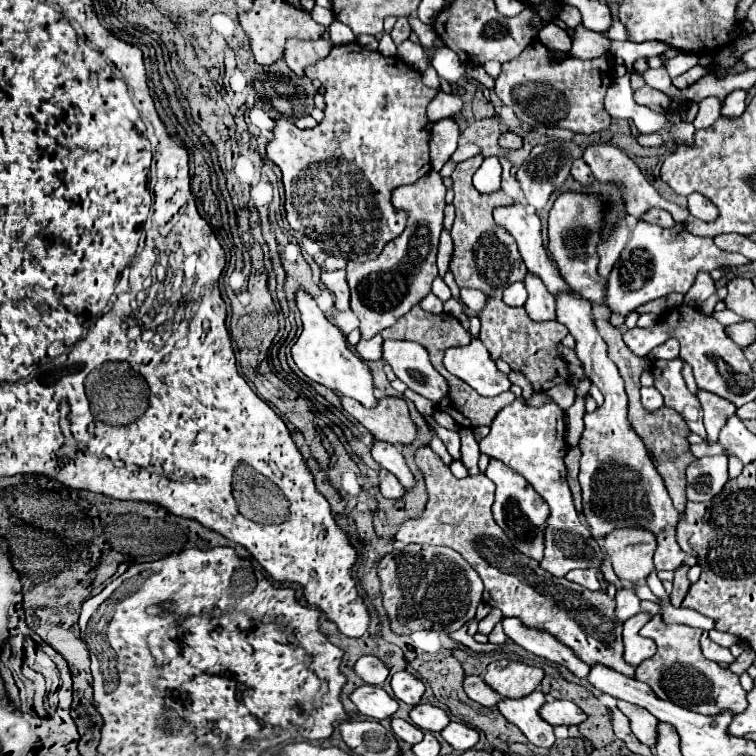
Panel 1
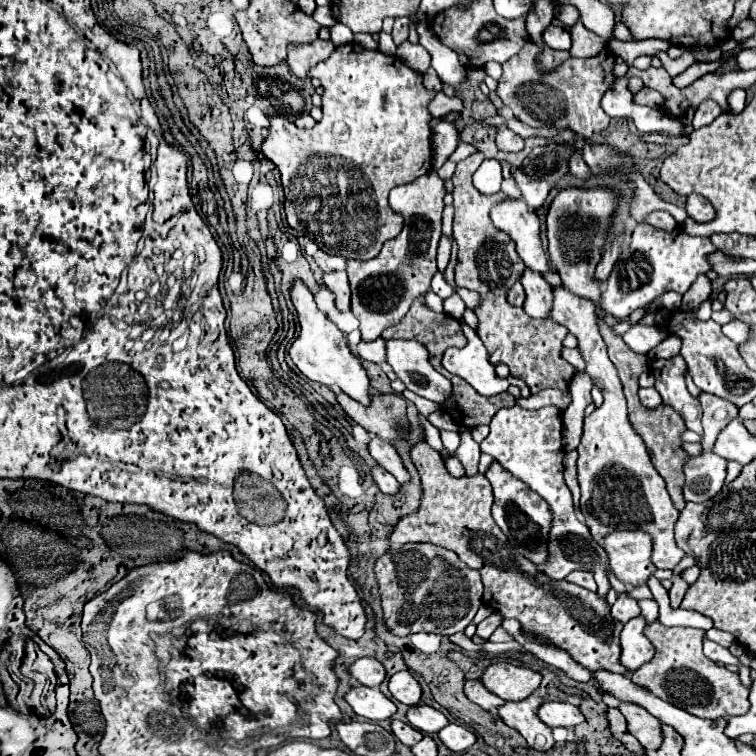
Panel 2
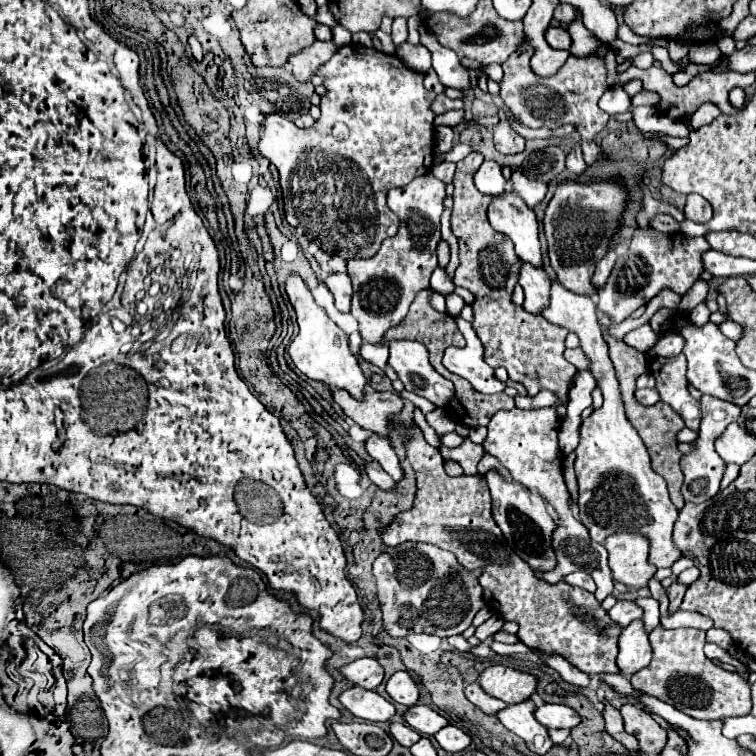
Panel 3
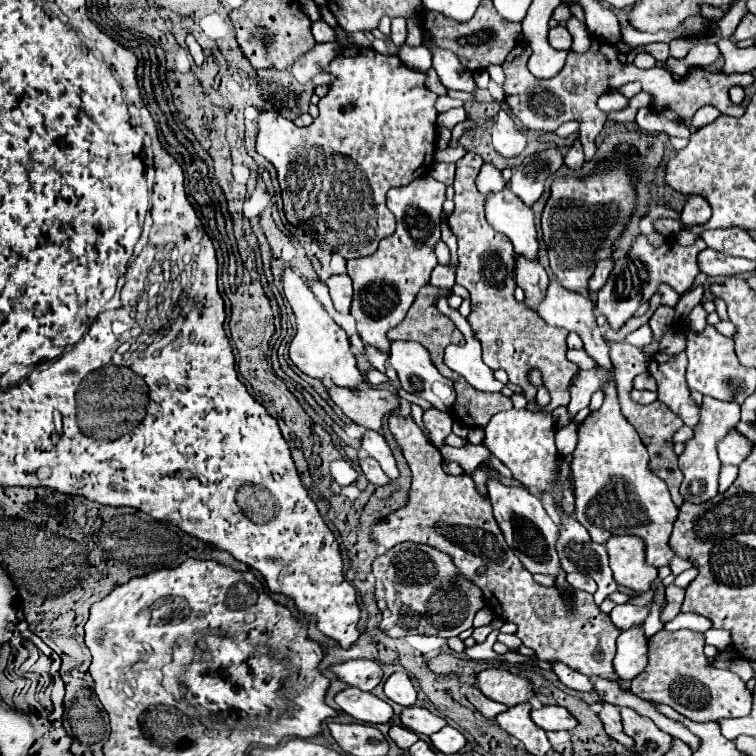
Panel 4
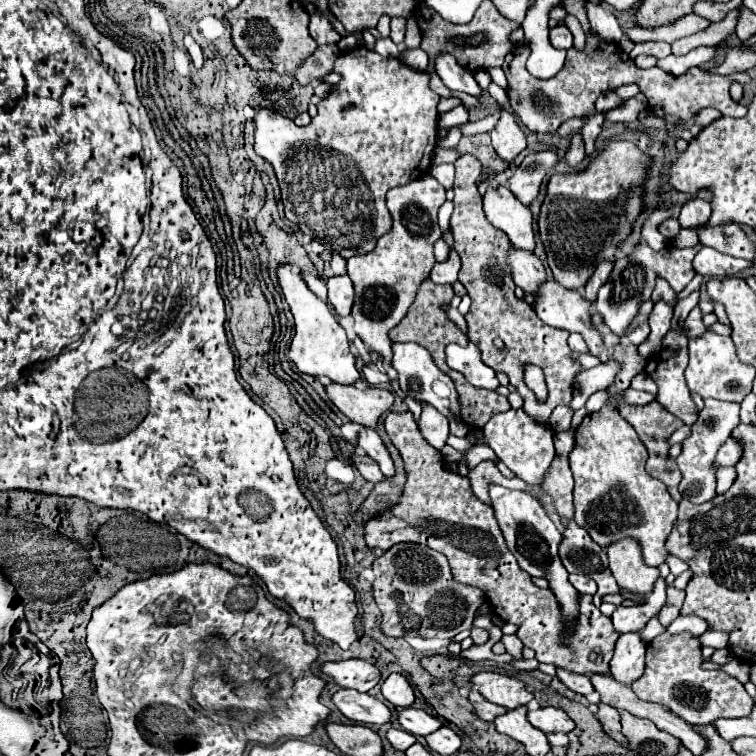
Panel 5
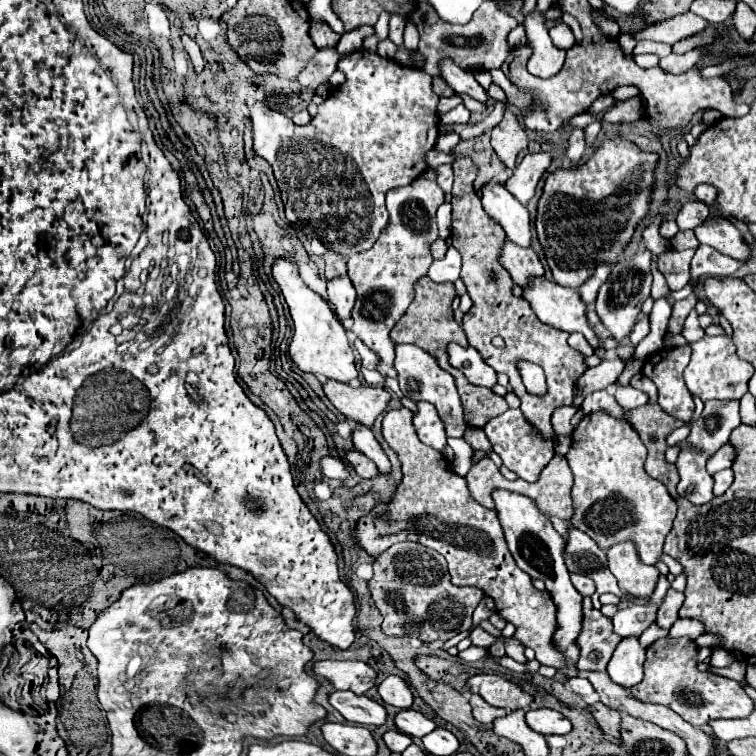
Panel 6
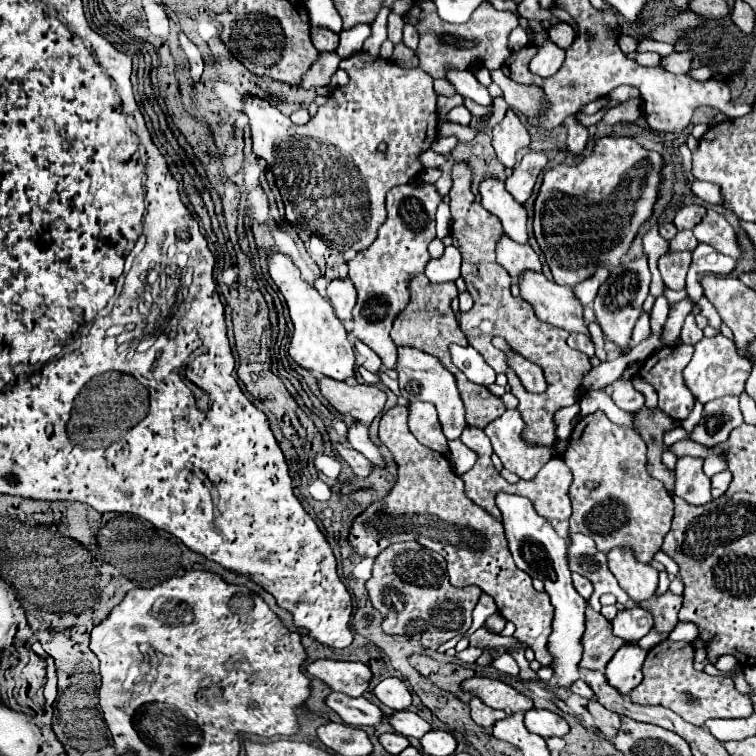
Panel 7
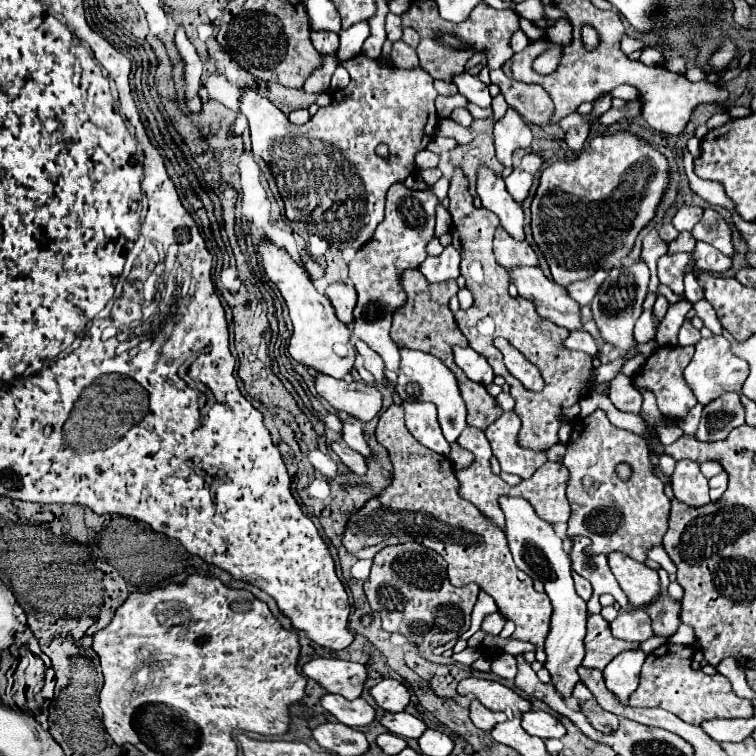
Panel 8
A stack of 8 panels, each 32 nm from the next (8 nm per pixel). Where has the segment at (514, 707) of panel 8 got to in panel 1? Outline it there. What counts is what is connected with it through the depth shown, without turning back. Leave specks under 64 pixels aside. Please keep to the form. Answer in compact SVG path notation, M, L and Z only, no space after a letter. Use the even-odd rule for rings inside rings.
M496 660L486 668L484 680L504 698L524 698L534 692L544 678L544 670L518 660Z

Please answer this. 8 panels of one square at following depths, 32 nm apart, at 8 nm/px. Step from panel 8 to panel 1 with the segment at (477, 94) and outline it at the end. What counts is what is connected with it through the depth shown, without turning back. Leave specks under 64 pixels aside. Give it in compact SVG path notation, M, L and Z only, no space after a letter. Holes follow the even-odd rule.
M408 16L408 22L412 26L412 32L420 38L420 44L426 48L432 48L434 38L436 38L436 32L432 30L432 26L420 22L420 18L416 18L416 16ZM446 46L444 48L438 48L434 52L432 66L438 72L438 76L444 78L444 80L448 80L450 84L456 84L458 78L466 72L466 68L460 62L460 58L456 58L456 54L452 54L452 50L448 50Z

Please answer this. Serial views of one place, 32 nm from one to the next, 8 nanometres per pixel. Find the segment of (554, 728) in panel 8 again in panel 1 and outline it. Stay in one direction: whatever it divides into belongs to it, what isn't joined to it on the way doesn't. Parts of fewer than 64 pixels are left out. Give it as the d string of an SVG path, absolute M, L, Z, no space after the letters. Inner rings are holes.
M570 700L546 702L540 710L540 716L552 726L560 726L560 724L572 726L572 724L582 724L586 720L586 714L580 710L580 706L576 706Z

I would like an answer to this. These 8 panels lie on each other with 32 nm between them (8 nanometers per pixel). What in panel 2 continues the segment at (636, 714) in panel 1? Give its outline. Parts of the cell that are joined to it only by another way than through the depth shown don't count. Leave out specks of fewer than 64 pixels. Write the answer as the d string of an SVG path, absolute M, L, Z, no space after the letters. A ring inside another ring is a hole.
M620 702L620 712L628 720L628 732L634 734L648 752L660 748L660 724L648 710L630 702Z

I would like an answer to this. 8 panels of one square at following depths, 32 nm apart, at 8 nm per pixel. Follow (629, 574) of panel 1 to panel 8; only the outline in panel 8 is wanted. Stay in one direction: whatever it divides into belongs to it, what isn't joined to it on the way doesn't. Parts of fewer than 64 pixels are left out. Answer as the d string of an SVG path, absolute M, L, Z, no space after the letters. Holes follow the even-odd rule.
M610 552L608 564L634 608L646 606L660 596L660 580L656 570L632 560L622 552Z

